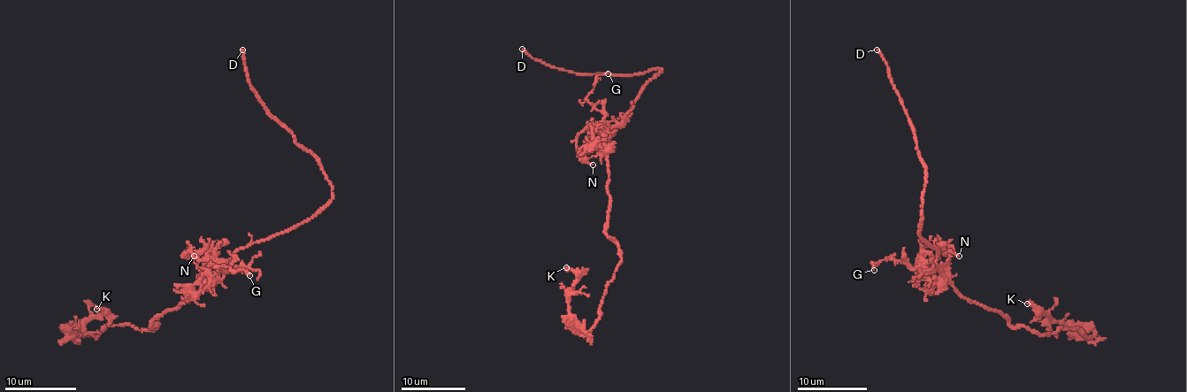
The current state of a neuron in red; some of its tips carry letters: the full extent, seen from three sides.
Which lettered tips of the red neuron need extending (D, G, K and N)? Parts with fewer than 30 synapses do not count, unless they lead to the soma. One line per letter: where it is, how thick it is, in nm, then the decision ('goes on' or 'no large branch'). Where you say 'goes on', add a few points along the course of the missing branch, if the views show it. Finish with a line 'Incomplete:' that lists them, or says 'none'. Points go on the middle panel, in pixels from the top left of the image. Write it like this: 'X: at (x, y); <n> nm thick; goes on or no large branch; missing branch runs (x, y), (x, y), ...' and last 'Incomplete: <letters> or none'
D: at (522, 49); 190 nm thick; goes on; missing branch runs (522, 49), (496, 28), (483, 23)
G: at (608, 73); 150 nm thick; no large branch
K: at (566, 267); 140 nm thick; no large branch
N: at (593, 165); 200 nm thick; no large branch
Incomplete: D

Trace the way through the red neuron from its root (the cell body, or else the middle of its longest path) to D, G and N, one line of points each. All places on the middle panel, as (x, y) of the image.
D: (608, 145), (613, 129), (623, 124), (645, 85), (662, 70), (632, 75), (570, 73), (547, 65), (522, 49)
G: (608, 145), (606, 149), (603, 146), (604, 115), (587, 96), (599, 75), (608, 73)
N: (608, 145), (606, 149), (603, 146), (603, 130), (597, 126), (599, 138), (585, 155), (593, 165)

